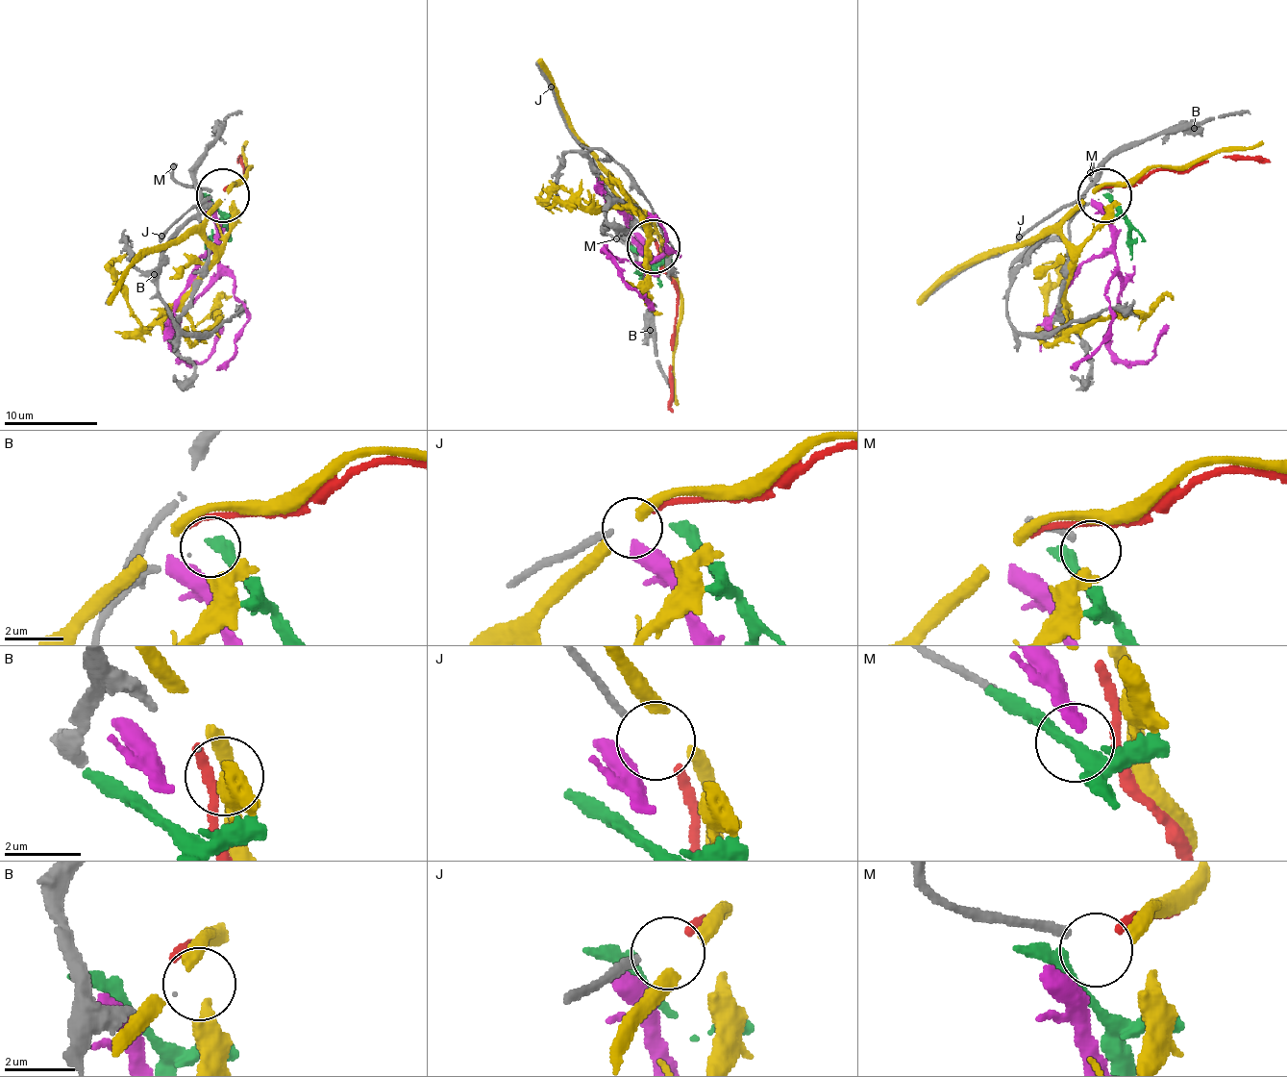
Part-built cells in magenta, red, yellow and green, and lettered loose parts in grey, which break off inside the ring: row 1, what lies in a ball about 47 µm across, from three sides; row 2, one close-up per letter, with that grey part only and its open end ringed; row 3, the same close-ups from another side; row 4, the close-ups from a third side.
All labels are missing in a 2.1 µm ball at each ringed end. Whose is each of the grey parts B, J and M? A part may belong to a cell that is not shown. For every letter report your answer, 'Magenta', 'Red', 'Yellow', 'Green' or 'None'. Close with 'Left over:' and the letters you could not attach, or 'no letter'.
B: None
J: None
M: None
Left over: B, J, M

